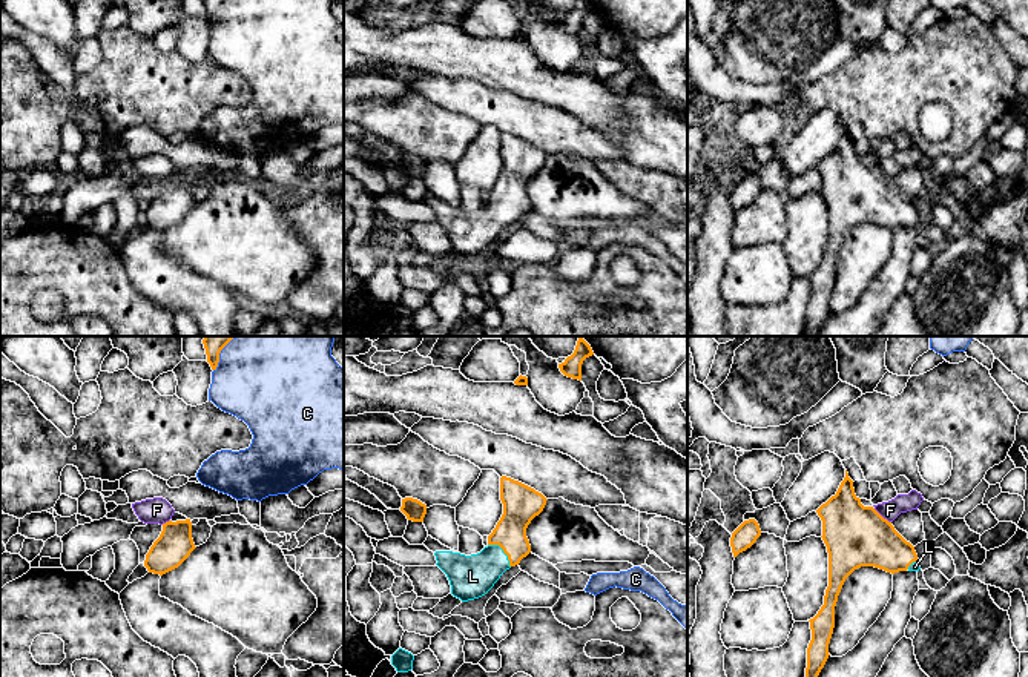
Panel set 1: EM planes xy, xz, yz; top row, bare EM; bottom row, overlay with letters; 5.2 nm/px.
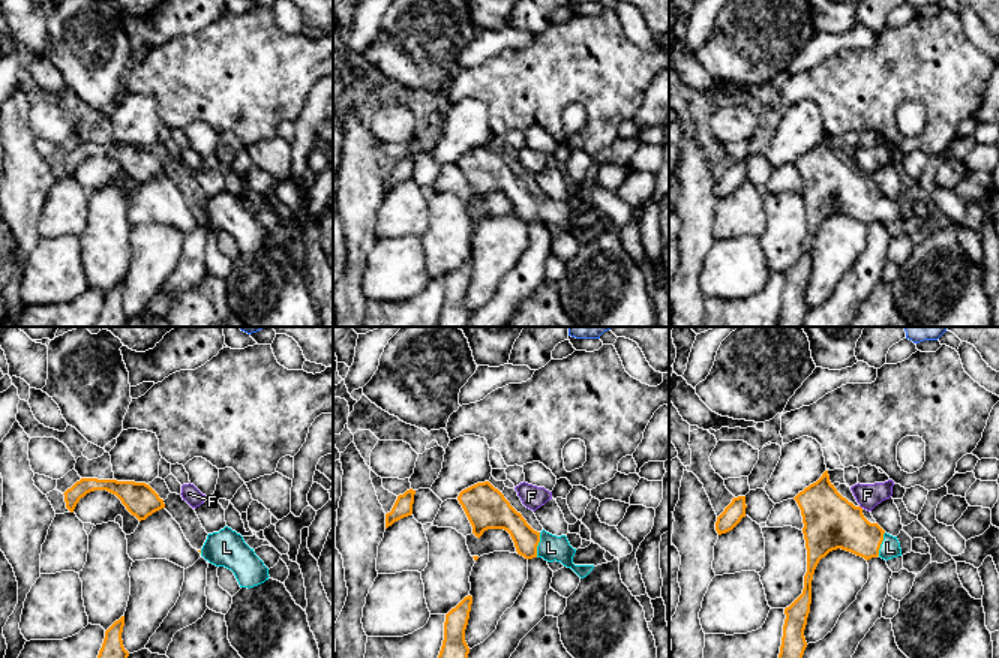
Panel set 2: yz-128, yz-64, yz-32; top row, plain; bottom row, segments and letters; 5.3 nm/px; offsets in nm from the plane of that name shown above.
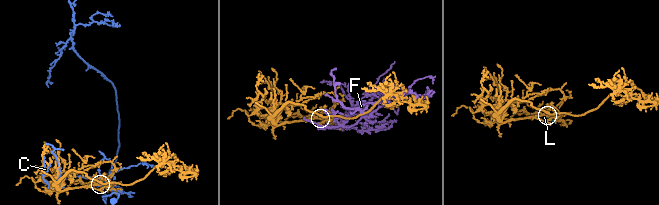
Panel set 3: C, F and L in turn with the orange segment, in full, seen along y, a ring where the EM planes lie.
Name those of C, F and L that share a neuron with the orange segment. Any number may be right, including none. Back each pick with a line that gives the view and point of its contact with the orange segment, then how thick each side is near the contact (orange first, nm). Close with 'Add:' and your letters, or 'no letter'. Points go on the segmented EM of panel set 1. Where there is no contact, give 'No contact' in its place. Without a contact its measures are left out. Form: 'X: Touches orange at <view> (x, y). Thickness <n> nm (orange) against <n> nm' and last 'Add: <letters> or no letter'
L: Touches orange at xz (504, 551). Thickness 180 nm (orange) against 220 nm
Add: L

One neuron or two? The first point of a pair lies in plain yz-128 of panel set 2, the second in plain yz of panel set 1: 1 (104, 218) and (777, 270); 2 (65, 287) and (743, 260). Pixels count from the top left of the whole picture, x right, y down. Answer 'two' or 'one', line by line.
1: two
2: one

